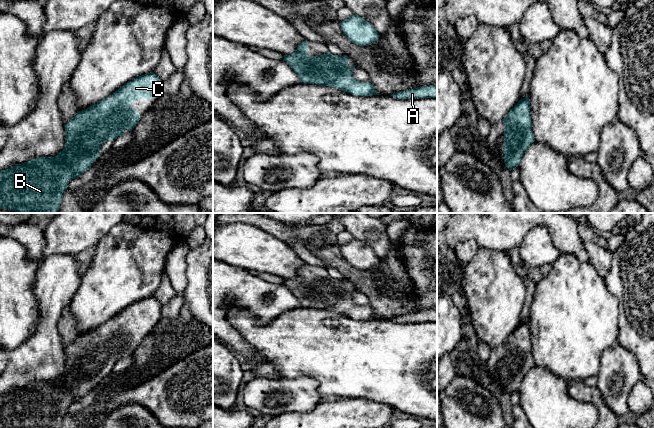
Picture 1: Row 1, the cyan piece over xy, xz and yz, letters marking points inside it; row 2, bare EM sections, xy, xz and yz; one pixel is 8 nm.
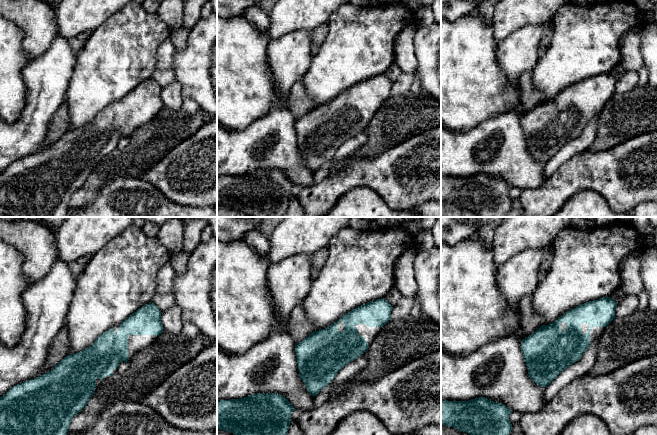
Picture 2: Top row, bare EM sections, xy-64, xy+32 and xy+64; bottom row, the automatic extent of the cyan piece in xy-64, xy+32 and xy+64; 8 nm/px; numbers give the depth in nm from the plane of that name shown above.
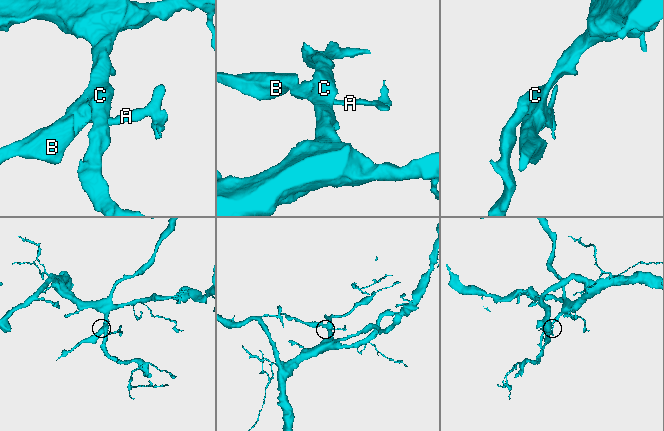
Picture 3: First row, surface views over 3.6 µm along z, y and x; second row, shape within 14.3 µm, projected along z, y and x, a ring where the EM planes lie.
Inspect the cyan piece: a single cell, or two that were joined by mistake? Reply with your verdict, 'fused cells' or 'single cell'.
single cell

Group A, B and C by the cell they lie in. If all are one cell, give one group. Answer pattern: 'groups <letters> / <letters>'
groups A B C

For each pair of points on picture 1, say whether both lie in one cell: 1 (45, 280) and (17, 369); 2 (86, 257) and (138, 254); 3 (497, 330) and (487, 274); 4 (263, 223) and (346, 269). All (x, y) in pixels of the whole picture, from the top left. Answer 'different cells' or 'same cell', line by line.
1: same cell
2: different cells
3: same cell
4: same cell

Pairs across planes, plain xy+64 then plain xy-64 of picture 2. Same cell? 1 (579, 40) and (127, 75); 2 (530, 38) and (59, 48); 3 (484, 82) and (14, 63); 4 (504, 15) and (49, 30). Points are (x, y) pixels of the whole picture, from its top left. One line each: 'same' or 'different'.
1: same
2: same
3: same
4: different

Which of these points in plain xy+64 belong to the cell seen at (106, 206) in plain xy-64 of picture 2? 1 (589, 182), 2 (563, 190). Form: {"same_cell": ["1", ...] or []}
{"same_cell": []}

